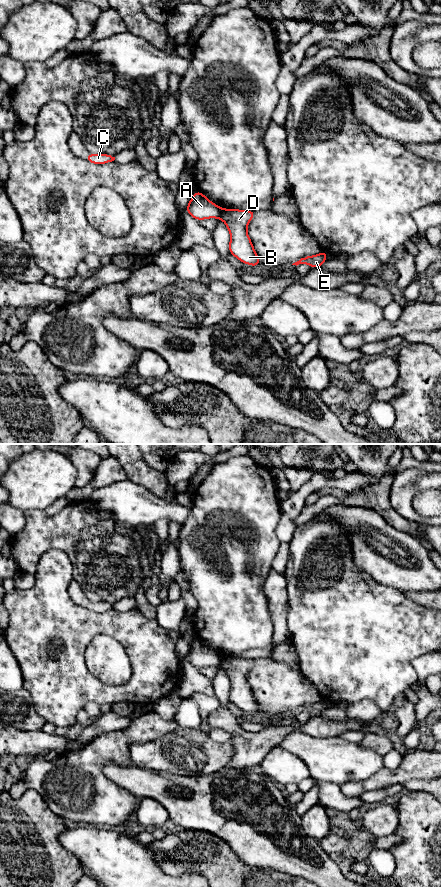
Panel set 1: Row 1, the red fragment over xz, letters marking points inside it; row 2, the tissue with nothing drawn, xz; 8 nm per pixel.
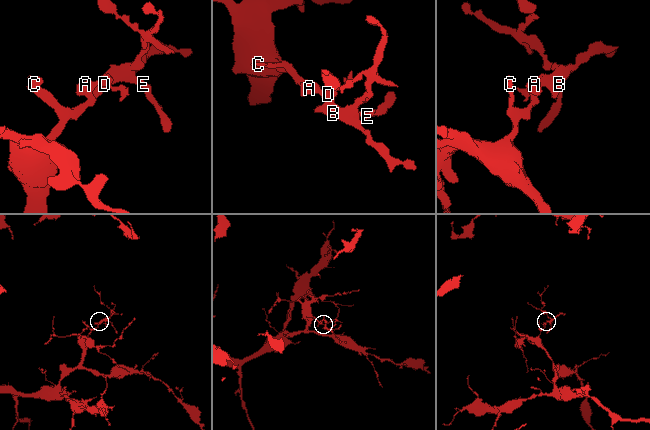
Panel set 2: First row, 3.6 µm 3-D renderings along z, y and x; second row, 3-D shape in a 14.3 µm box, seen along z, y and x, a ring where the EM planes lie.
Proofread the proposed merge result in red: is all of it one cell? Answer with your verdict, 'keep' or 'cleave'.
cleave

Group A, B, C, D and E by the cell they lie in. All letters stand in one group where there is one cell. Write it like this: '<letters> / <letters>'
A C / B D E

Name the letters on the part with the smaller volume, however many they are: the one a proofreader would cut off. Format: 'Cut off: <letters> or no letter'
Cut off: B, D, E

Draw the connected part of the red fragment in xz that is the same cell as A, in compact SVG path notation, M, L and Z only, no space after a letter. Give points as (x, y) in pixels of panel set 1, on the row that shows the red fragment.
M197 190L185 212L188 212L196 220L204 220L207 218L220 218L223 209L220 206L212 203L206 196Z

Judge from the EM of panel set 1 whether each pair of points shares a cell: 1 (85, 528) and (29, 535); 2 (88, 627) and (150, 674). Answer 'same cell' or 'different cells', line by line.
1: same cell
2: same cell

